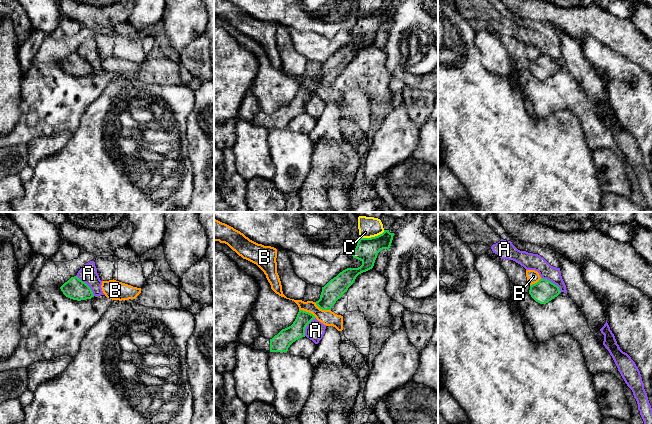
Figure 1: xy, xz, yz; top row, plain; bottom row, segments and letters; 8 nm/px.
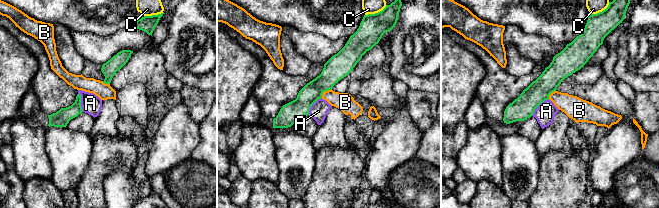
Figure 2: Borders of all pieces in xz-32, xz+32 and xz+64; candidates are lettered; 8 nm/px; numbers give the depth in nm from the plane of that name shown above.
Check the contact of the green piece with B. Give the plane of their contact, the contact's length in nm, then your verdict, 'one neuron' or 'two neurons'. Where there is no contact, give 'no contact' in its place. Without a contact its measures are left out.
xz | 150 nm | two neurons

